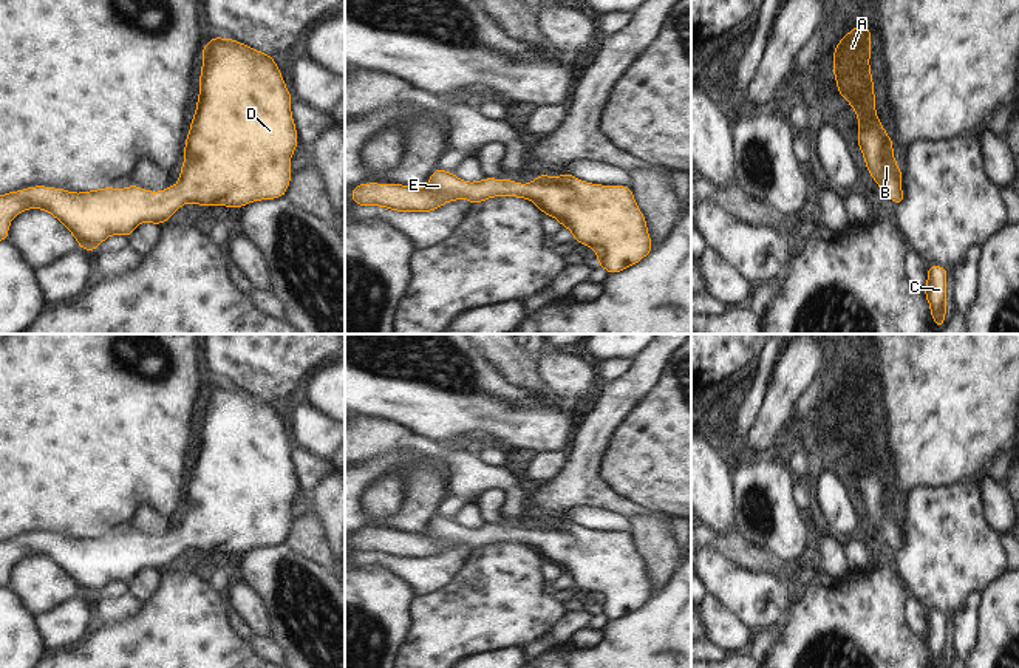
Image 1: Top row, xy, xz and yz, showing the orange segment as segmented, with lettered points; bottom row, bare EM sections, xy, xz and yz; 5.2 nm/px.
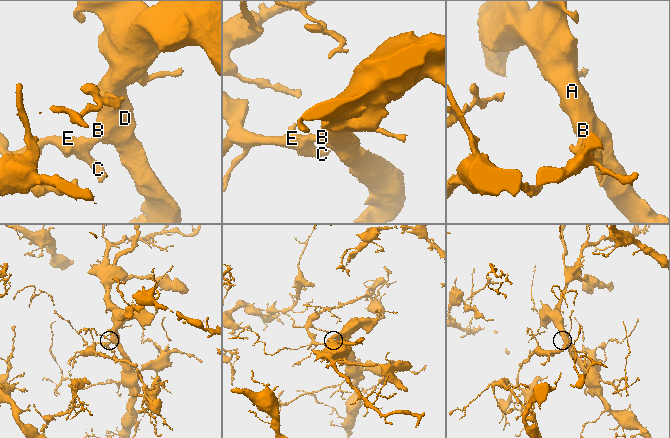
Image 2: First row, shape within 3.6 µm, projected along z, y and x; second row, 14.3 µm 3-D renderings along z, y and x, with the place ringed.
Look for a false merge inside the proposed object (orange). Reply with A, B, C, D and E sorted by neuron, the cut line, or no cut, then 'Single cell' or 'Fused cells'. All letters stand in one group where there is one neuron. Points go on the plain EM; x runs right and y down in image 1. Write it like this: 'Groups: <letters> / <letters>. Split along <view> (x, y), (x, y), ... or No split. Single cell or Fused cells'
Groups: A B C D E. No split. Single cell.

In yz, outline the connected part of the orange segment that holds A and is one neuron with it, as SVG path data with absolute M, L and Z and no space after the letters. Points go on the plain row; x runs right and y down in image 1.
M861 370L846 380L833 397L833 419L840 442L844 444L858 462L858 492L866 513L880 535L897 552L903 549L905 538L898 533L903 520L892 501L892 487L881 473L875 453L874 428L871 425L871 379Z

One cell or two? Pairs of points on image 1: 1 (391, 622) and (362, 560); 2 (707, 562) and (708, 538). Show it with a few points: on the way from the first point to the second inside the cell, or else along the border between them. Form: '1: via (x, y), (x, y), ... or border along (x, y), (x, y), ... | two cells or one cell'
1: border along (361, 568), (382, 566), (399, 579) | two cells
2: border along (707, 545), (710, 546) | two cells

